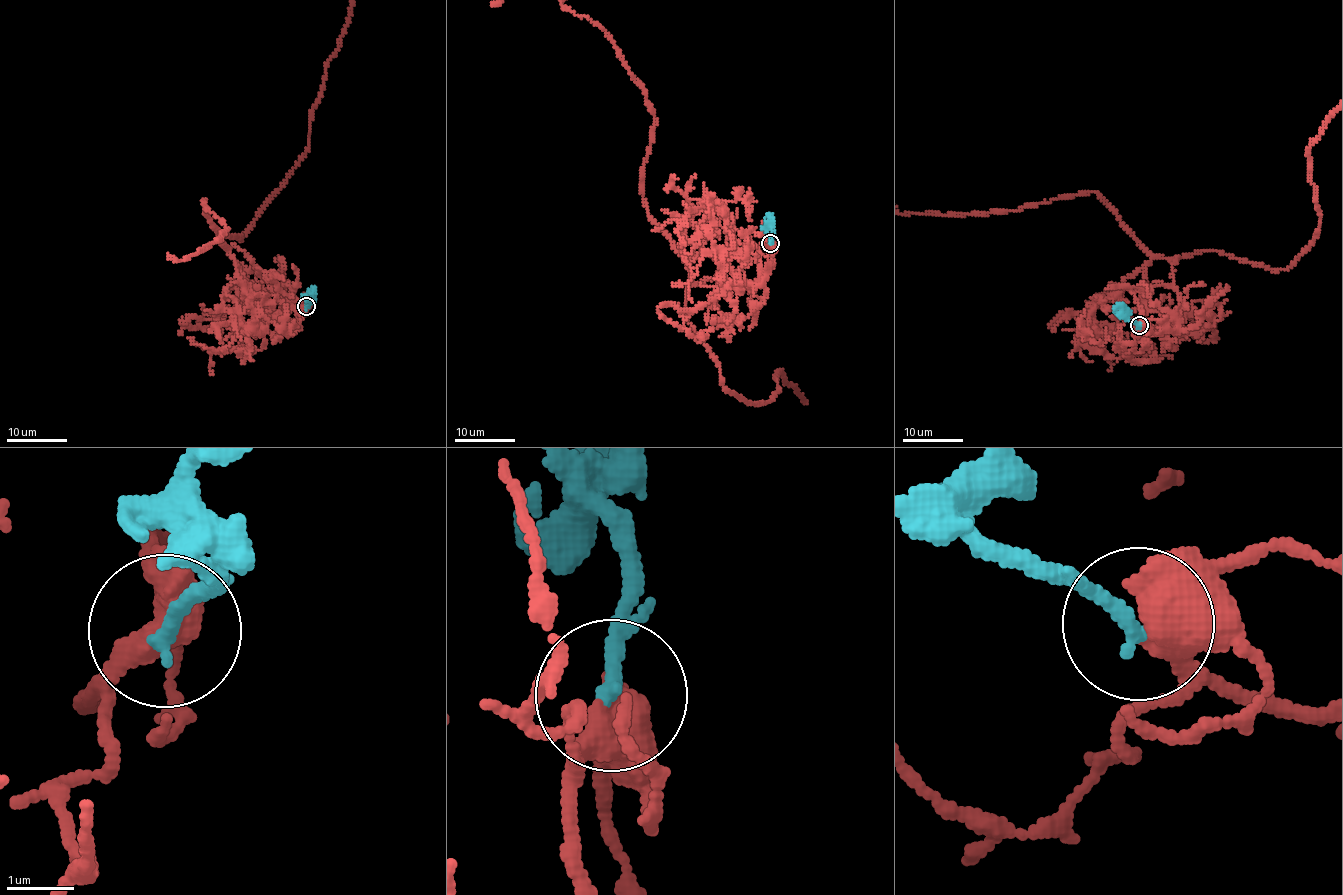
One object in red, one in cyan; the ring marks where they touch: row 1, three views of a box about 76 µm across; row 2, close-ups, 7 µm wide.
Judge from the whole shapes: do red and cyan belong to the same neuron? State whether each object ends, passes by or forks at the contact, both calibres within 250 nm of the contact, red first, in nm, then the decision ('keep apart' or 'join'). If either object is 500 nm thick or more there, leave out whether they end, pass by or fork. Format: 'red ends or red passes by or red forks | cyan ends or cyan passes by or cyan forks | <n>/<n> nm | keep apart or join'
550/260 nm | join

